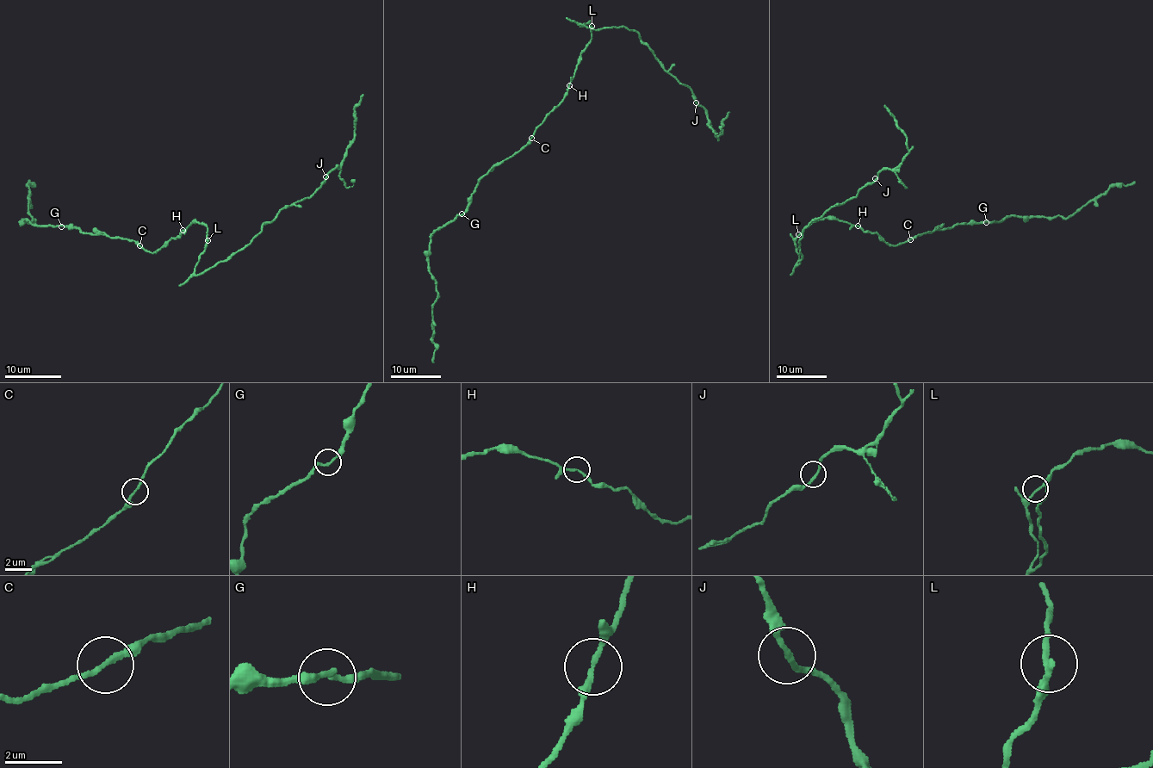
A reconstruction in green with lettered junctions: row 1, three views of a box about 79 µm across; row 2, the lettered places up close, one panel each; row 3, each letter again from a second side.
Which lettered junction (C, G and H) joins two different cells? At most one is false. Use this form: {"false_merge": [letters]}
{"false_merge": []}

